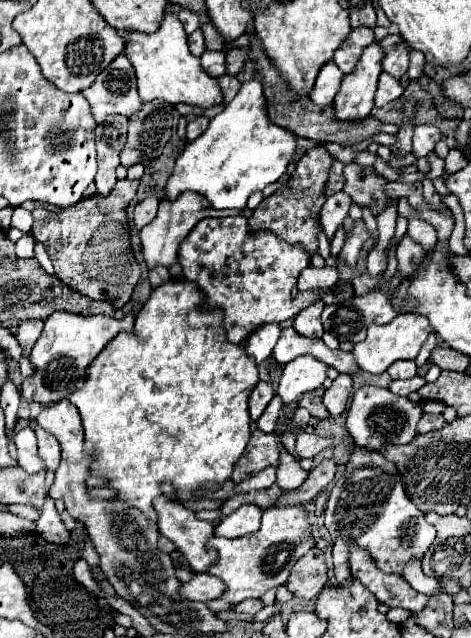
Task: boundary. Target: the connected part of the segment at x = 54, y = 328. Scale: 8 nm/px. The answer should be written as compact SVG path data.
M54 312L32 348L30 364L34 366L34 374L22 384L22 398L28 402L50 404L56 400L68 398L76 388L84 384L84 372L88 364L102 352L102 348L120 332L134 330L134 316L126 314L122 320L108 316L72 316L70 312Z

